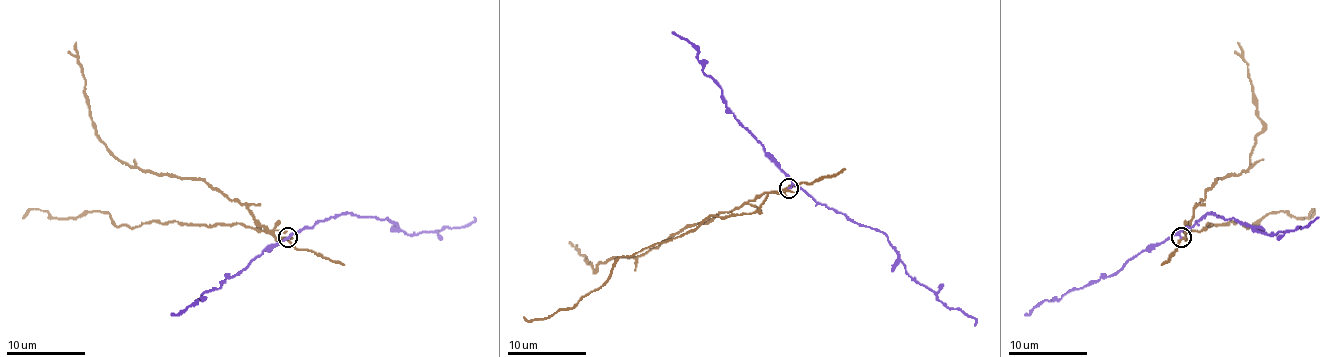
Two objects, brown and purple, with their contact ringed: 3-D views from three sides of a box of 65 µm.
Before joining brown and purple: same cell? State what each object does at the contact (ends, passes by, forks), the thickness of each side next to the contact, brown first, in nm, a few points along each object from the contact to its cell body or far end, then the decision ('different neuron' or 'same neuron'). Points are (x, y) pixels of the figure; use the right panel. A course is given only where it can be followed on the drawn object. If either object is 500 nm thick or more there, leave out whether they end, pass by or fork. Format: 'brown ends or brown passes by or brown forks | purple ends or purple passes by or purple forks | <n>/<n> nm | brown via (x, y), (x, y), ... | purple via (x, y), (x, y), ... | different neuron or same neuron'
brown passes by | purple passes by | 220/150 nm | brown via (1181, 236), (1193, 209), (1217, 179), (1239, 175), (1249, 167), (1255, 137), (1263, 130), (1249, 68), (1237, 42) | purple via (1181, 236), (1177, 232), (1213, 213), (1270, 234), (1296, 230), (1318, 217) | different neuron

